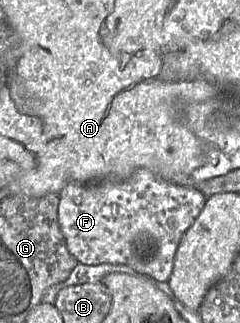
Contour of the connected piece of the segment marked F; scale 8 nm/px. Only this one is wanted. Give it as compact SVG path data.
M146 168L123 181L70 182L58 198L59 226L69 252L79 263L122 264L165 283L172 274L180 241L207 199L199 190L164 181Z

